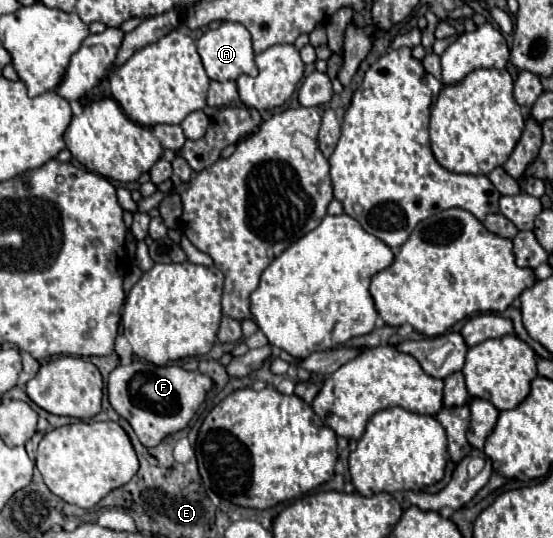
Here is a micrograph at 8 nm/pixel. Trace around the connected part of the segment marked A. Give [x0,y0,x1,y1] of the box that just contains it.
[197,22,257,82]

